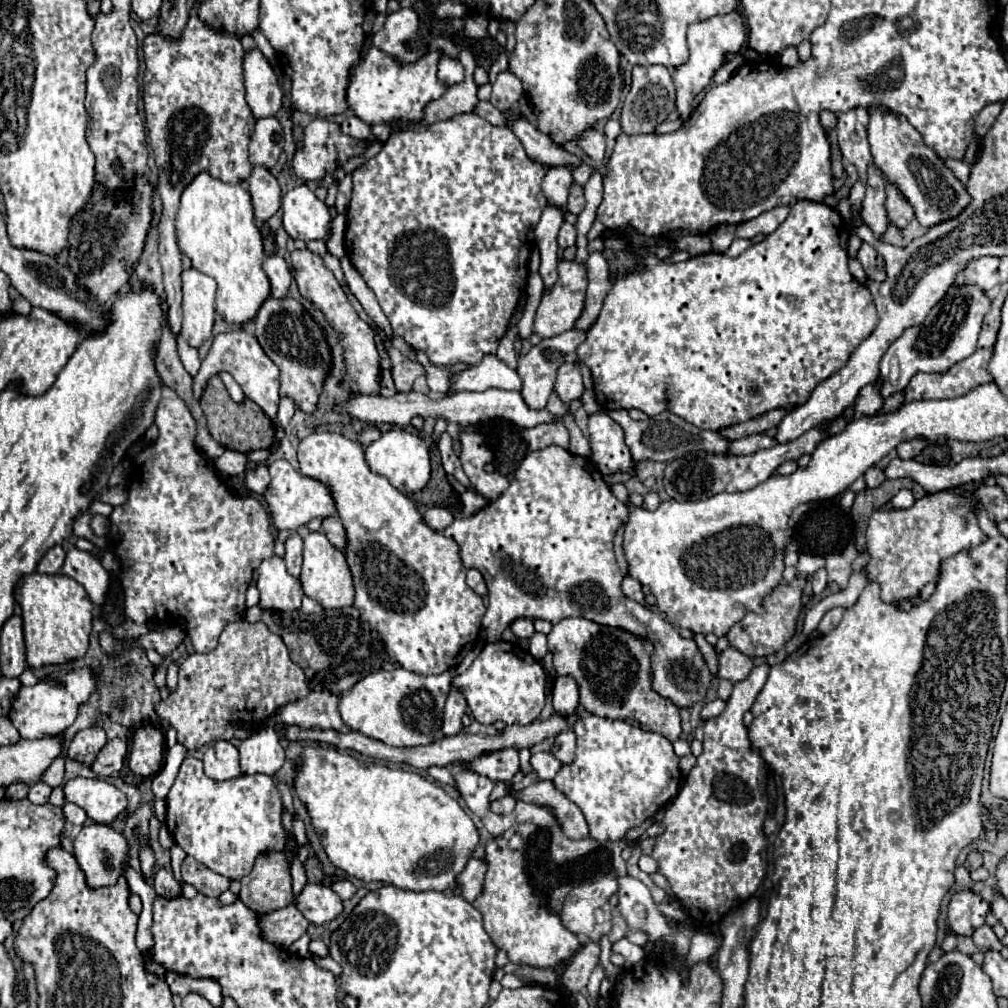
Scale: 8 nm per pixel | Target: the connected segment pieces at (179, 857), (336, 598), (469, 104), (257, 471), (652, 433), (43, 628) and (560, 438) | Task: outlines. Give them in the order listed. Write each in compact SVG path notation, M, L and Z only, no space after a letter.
M174 844L171 847L170 853L171 853L171 866L173 875L175 879L178 879L178 881L182 883L181 864L183 859L186 858L187 854L178 844Z
M314 531L304 539L304 567L300 583L304 593L318 601L324 609L340 609L354 603L354 583L350 581L350 569L346 569L346 559L342 557L342 551L326 539L324 533Z
M464 47L458 55L458 59L462 61L464 69L466 69L466 79L462 85L454 85L450 87L440 99L436 101L430 101L426 107L424 107L424 113L422 113L422 119L420 121L414 121L418 125L432 125L436 121L442 121L446 117L452 117L454 113L470 113L474 109L474 105L478 103L478 97L476 97L476 83L474 83L474 69L476 69L476 63L474 63L474 57L470 53L468 47Z
M256 465L254 469L246 469L244 473L244 481L246 481L246 487L256 493L256 495L262 495L266 491L266 485L270 483L270 473L268 473L268 467L266 465Z
M624 409L609 411L610 417L624 429L625 443L632 451L632 457L636 461L672 461L674 457L682 457L690 451L708 451L708 453L726 453L730 447L730 441L724 439L718 431L704 431L682 417L666 411L656 417L650 417L646 421L632 421L628 411Z
M32 573L20 581L16 601L22 607L26 661L32 669L40 669L44 665L64 665L72 659L84 657L92 631L92 601L80 583L62 573Z
M560 421L542 423L542 425L536 425L532 429L524 429L522 435L532 451L544 449L546 445L560 445L560 447L568 449L568 439L570 439L566 427Z

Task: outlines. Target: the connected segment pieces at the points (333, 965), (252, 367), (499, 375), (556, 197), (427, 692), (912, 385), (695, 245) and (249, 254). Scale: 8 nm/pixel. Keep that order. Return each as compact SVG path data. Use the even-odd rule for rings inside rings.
M314 955L312 959L314 959L314 963L316 963L318 967L322 967L322 969L326 969L326 971L332 971L334 975L340 975L340 973L342 973L342 967L340 967L330 955L326 955L326 957L318 957L318 955Z
M234 329L230 333L222 333L222 335L218 335L214 339L210 353L202 361L200 371L194 375L194 383L192 383L194 399L200 399L200 393L206 387L208 379L212 375L218 375L220 371L232 373L236 383L242 387L244 395L248 399L252 399L254 403L258 403L262 407L262 411L272 421L276 419L276 411L278 411L278 403L280 403L280 395L278 395L278 367L270 361L270 357L266 357L266 353L262 351L262 347L258 345L254 335L246 333L244 329Z
M486 355L480 365L468 367L466 371L454 373L450 379L448 395L460 391L486 391L486 389L512 389L520 391L522 381L514 369L502 363L496 355Z
M558 165L546 171L542 191L546 193L548 201L554 201L554 205L562 205L562 209L566 211L566 197L570 185L572 185L572 169L568 165Z
M408 669L374 671L358 681L350 691L340 695L340 715L348 729L360 731L366 737L378 739L392 747L416 747L428 745L442 737L442 713L450 681L458 675L450 669L440 675L420 675Z
M978 349L974 355L952 365L946 373L916 373L904 389L904 403L924 399L954 399L966 395L974 387L990 383L990 359L992 349Z
M686 235L676 239L674 247L680 251L688 251L690 255L702 255L712 251L712 241L708 235Z
M200 173L182 193L176 215L176 235L192 267L218 283L216 313L232 325L252 321L260 305L270 297L270 281L262 269L262 235L254 223L250 193L242 185L230 185L208 173Z

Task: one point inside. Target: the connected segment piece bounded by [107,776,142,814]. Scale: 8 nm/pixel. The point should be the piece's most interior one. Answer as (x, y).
(134, 799)

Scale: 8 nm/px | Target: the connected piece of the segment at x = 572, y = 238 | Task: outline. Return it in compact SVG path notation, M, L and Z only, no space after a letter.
M562 223L560 233L558 233L558 245L560 245L562 249L566 249L566 247L570 247L570 245L574 245L574 243L576 243L576 229L574 229L574 225Z

